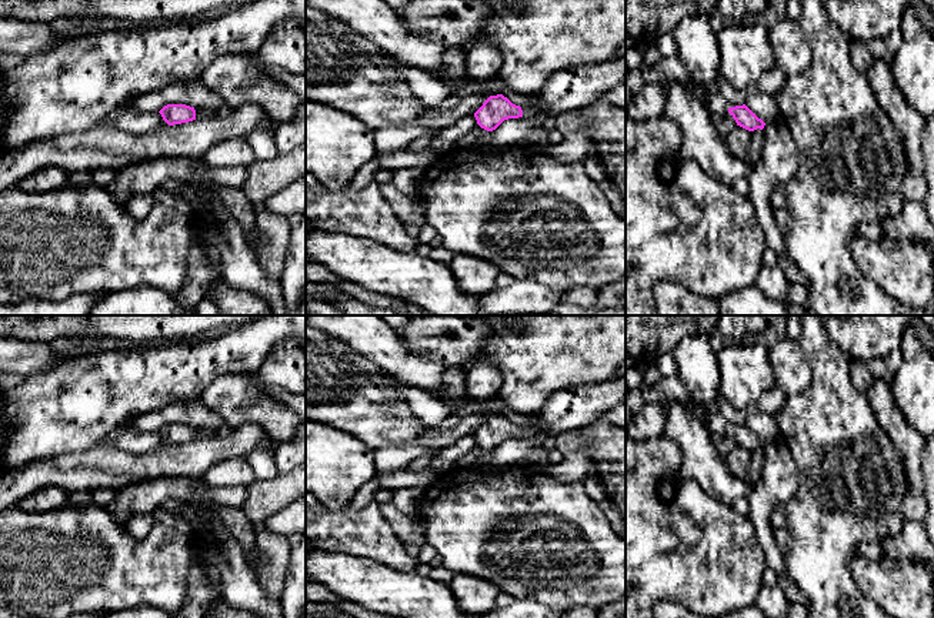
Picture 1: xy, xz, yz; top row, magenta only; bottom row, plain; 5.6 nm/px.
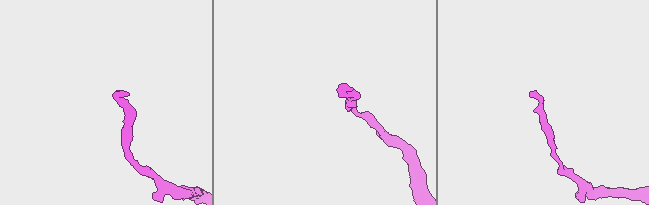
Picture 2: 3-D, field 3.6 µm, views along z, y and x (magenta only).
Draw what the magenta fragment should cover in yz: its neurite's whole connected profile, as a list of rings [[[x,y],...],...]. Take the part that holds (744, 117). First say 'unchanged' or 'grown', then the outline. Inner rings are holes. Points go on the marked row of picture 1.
grown | [[[711,14],[687,17],[673,30],[677,57],[687,69],[686,87],[701,101],[711,114],[730,113],[737,126],[754,131],[765,123],[745,104],[730,107],[715,86],[720,76],[721,56],[717,47],[717,33],[711,27]]]

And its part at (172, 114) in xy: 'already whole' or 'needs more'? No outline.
already whole

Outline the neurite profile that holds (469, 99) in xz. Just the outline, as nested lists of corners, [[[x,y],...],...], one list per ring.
[[[500,76],[488,81],[466,84],[441,104],[427,108],[418,124],[434,131],[446,128],[463,117],[474,114],[490,96],[503,94],[504,88],[508,86]]]

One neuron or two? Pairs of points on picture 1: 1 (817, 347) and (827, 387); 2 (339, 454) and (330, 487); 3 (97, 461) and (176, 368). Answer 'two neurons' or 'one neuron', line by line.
1: one neuron
2: one neuron
3: two neurons

